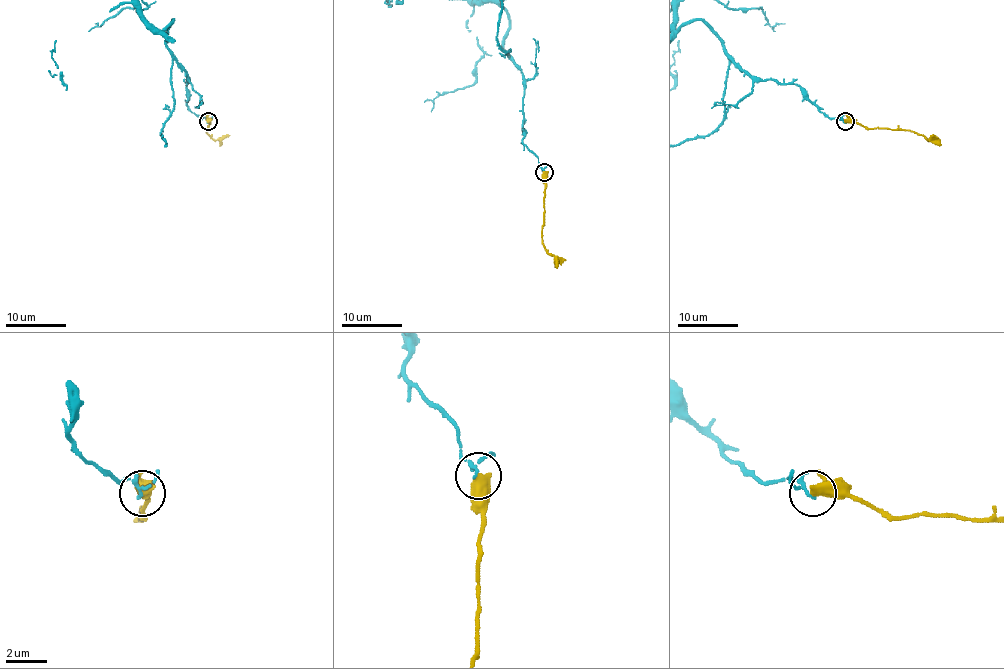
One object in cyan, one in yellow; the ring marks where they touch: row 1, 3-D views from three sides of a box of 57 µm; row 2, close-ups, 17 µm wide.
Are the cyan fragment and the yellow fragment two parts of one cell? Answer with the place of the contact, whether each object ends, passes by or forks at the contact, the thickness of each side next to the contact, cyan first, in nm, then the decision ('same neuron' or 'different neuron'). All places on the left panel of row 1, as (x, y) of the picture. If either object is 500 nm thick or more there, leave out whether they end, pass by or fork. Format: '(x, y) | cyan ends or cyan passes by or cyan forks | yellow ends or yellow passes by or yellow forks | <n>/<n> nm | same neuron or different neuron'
(208, 121) | cyan forks | yellow passes by | 90/420 nm | different neuron

